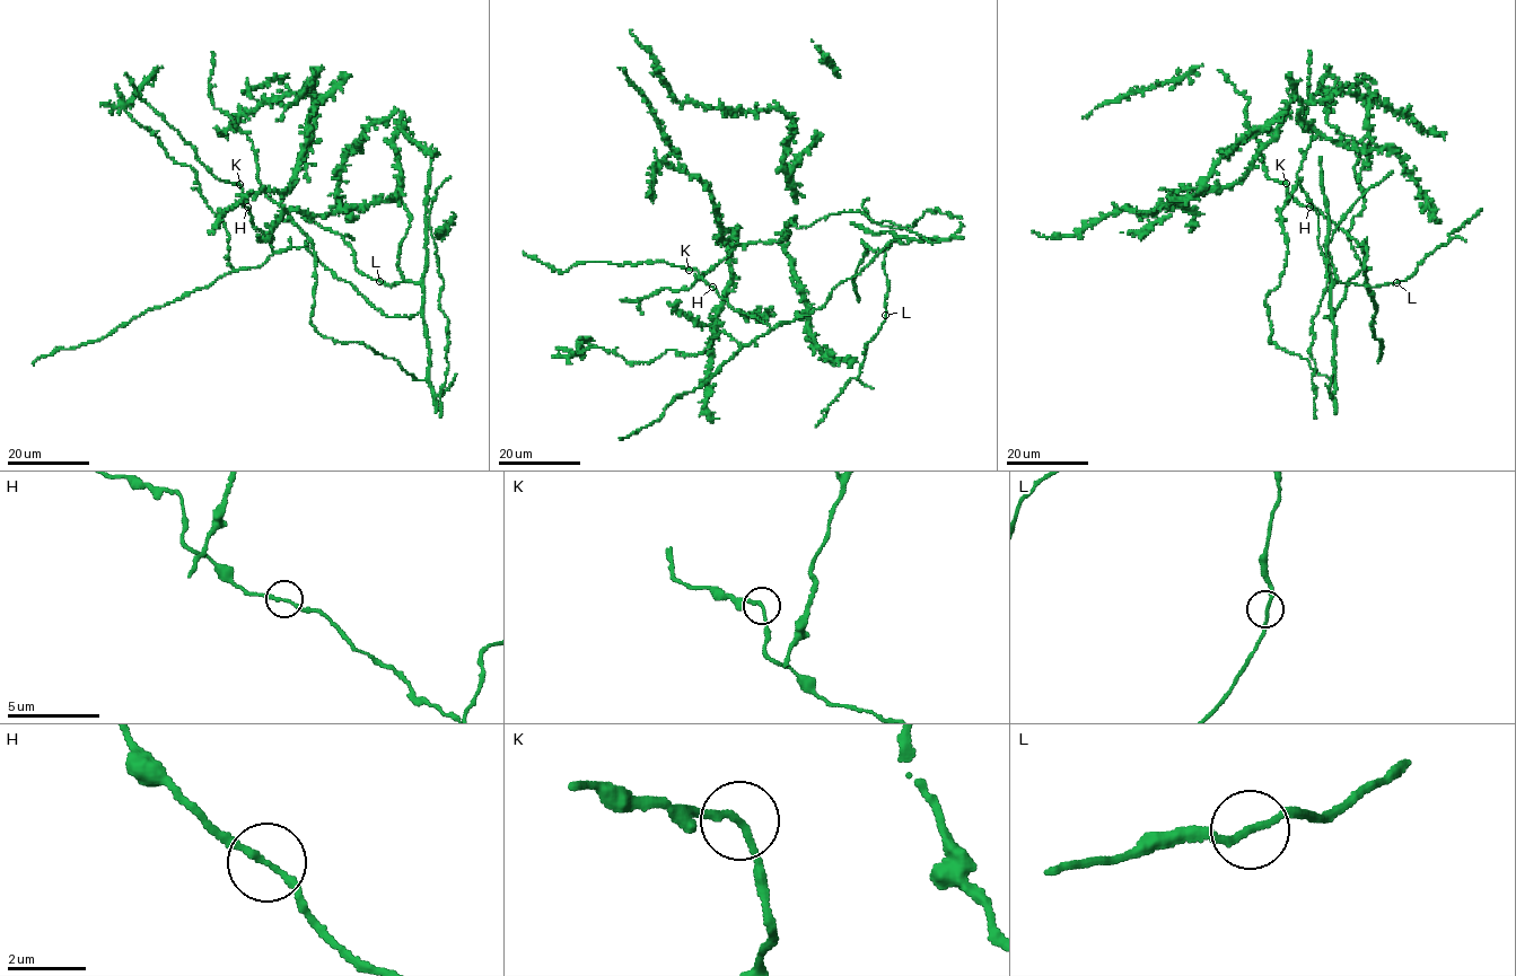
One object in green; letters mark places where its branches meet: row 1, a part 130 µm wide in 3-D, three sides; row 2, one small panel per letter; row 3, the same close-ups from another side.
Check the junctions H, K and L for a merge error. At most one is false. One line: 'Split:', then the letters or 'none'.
Split: none

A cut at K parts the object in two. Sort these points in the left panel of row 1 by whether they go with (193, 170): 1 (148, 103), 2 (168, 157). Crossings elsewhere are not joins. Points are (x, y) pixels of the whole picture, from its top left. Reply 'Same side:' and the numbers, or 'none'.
Same side: 2

